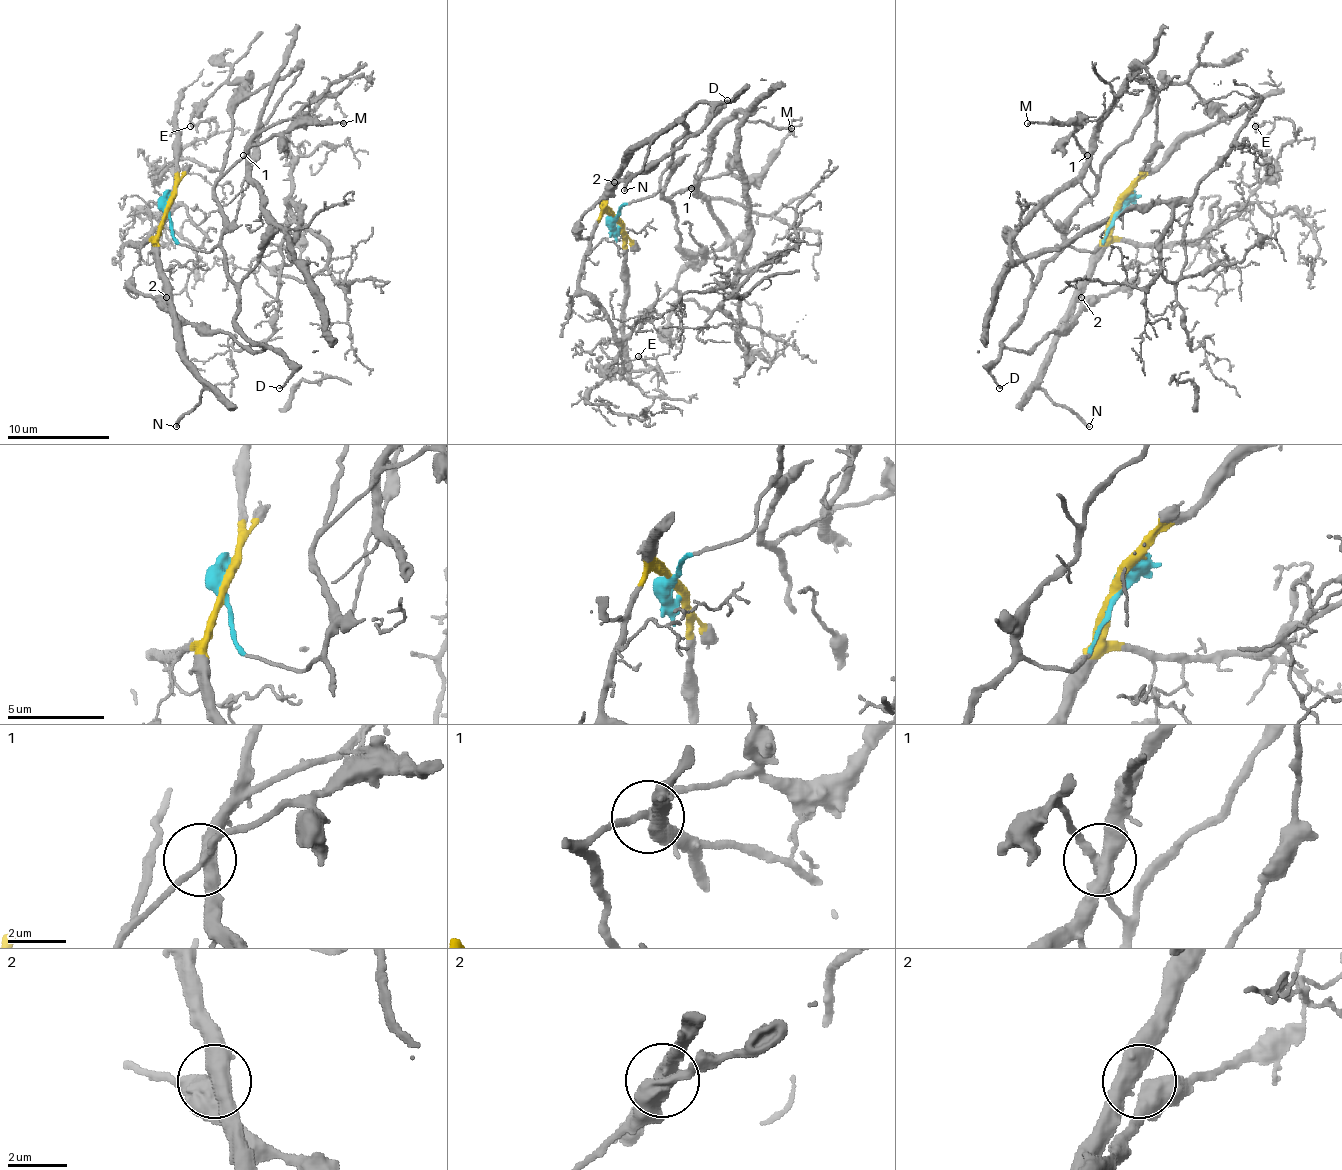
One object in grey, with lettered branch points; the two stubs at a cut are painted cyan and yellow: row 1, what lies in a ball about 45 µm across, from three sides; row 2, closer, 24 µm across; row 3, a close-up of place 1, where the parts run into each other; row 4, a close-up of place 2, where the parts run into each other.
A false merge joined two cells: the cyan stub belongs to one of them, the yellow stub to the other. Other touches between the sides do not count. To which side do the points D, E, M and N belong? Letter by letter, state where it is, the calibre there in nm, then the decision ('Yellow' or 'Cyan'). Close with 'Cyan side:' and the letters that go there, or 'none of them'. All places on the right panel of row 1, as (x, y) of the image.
D: Place: (999, 388). Thickness 150 nm. Cyan
E: Place: (1255, 126). Thickness 180 nm. Yellow
M: Place: (1027, 123). Thickness 160 nm. Cyan
N: Place: (1089, 426). Thickness 220 nm. Yellow
Cyan side: D, M

